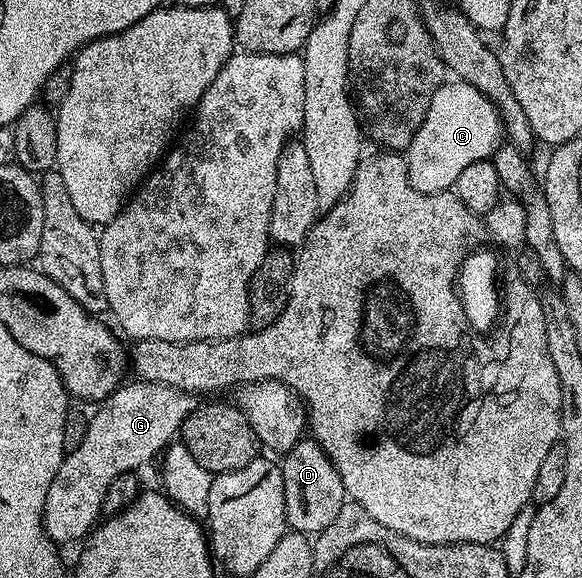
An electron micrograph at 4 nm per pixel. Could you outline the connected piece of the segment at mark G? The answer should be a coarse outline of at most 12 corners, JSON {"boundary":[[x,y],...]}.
{"boundary":[[123,383],[89,417],[44,503],[53,543],[81,540],[113,479],[157,456],[200,405]]}

